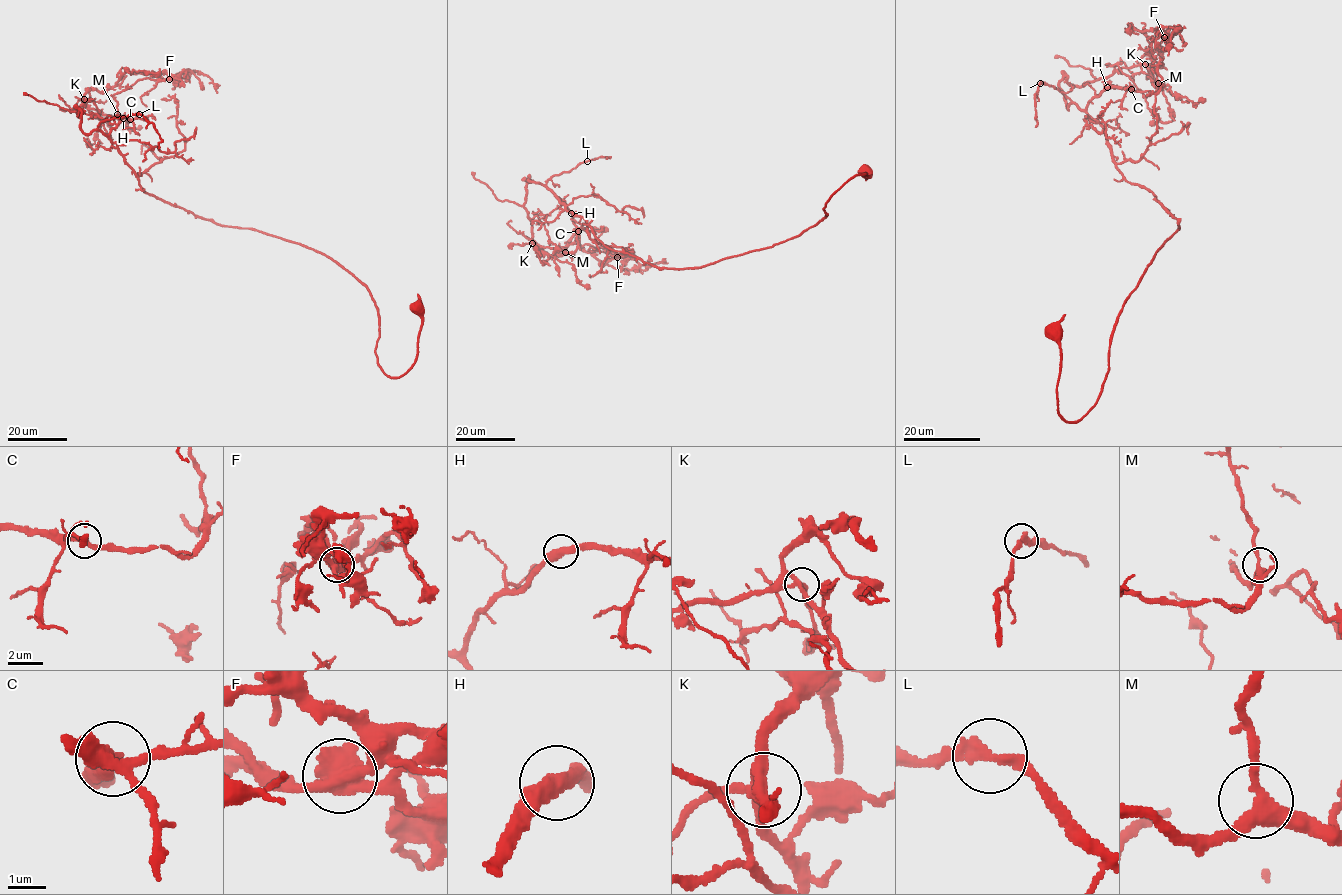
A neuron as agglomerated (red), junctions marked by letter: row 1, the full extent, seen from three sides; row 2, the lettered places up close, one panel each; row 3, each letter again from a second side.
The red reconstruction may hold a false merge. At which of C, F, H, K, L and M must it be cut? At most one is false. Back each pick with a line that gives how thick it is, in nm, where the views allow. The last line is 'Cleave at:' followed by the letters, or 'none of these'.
F: calibre 500 nm
Cleave at: F

